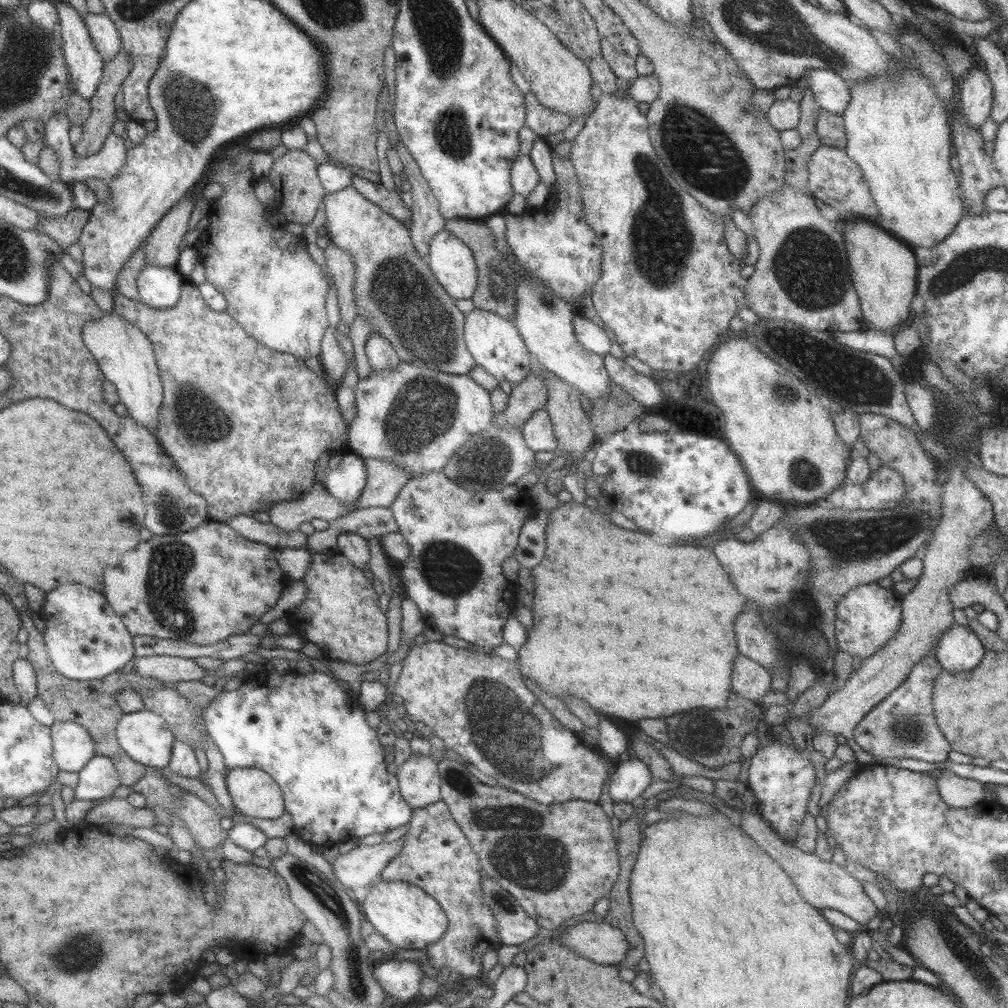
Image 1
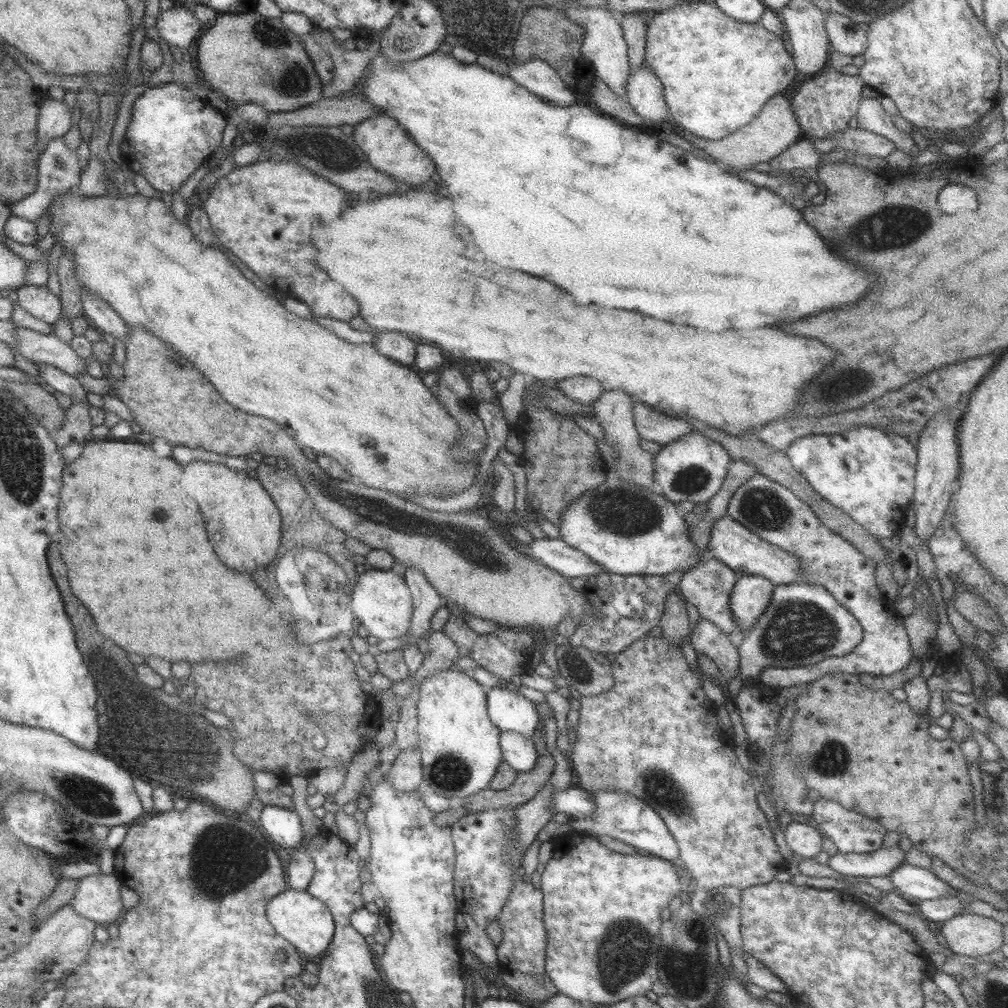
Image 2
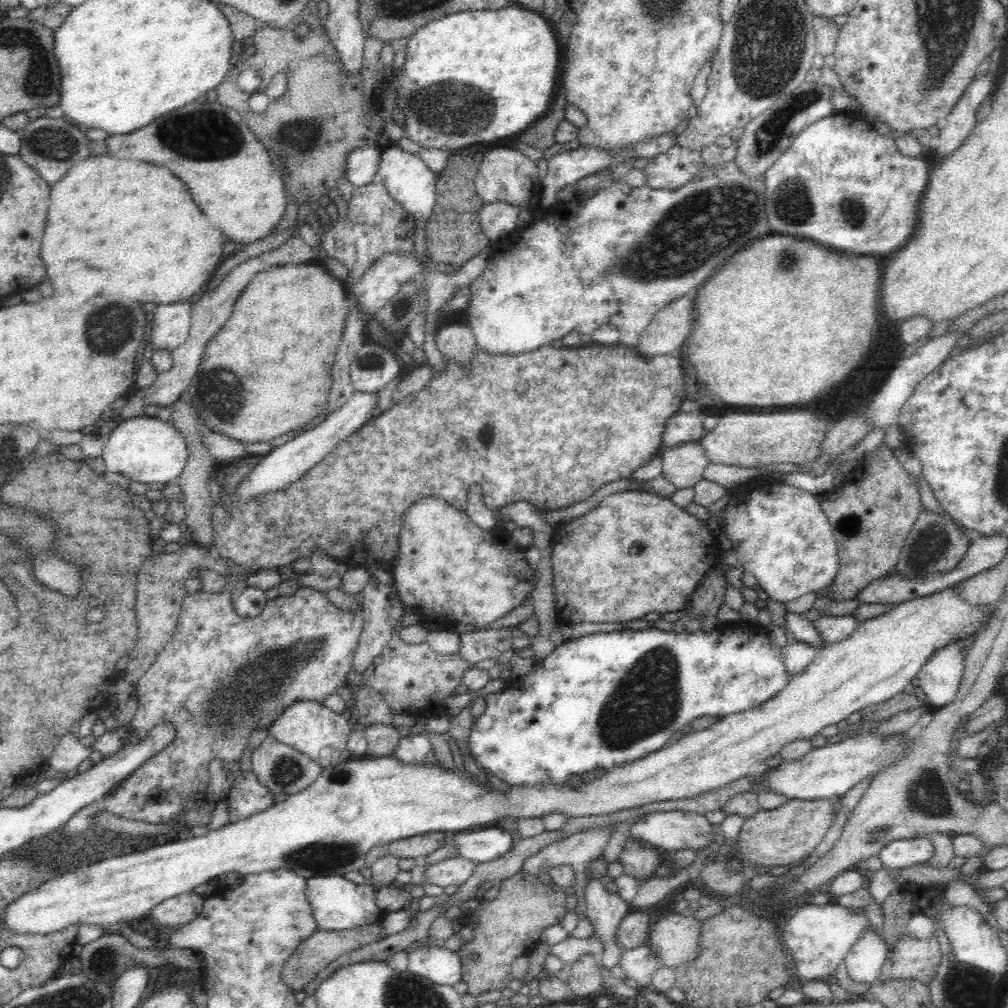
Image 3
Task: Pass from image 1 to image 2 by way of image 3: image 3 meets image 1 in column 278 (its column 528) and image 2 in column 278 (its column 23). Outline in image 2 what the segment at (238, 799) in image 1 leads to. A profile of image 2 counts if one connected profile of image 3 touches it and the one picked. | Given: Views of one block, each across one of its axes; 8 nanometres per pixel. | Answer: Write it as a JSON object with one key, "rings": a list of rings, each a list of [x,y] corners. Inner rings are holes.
{"rings":[[[287,888],[267,902],[265,914],[274,931],[291,943],[304,959],[317,961],[326,952],[333,936],[334,920],[329,909],[317,898],[312,898],[303,890]]]}

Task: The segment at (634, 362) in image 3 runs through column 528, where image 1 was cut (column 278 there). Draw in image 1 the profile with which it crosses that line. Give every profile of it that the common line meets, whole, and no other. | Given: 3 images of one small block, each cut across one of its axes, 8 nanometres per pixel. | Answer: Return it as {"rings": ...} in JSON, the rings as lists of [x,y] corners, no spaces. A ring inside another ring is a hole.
{"rings":[[[185,282],[180,290],[179,301],[175,306],[171,306],[167,310],[151,309],[149,306],[143,305],[140,301],[135,302],[135,300],[129,300],[125,296],[115,294],[113,296],[114,313],[126,318],[132,325],[135,325],[135,328],[139,328],[145,334],[145,338],[151,342],[152,349],[154,350],[163,397],[161,408],[159,408],[158,421],[156,422],[156,432],[158,432],[158,440],[162,450],[174,462],[188,488],[204,498],[209,519],[226,523],[236,514],[252,516],[254,512],[267,512],[272,502],[299,500],[306,492],[311,490],[311,487],[318,478],[316,465],[319,456],[323,452],[327,452],[328,454],[334,452],[331,444],[343,440],[343,434],[346,434],[348,431],[348,426],[343,416],[339,413],[333,389],[325,382],[321,375],[317,375],[315,372],[309,370],[303,363],[302,358],[267,349],[263,344],[250,338],[249,335],[241,330],[242,327],[239,326],[239,323],[235,322],[235,319],[231,318],[229,314],[224,311],[214,312],[211,310],[203,301],[196,287]],[[171,380],[175,380],[175,388],[169,384]],[[219,446],[227,446],[227,448],[219,448]]]}

